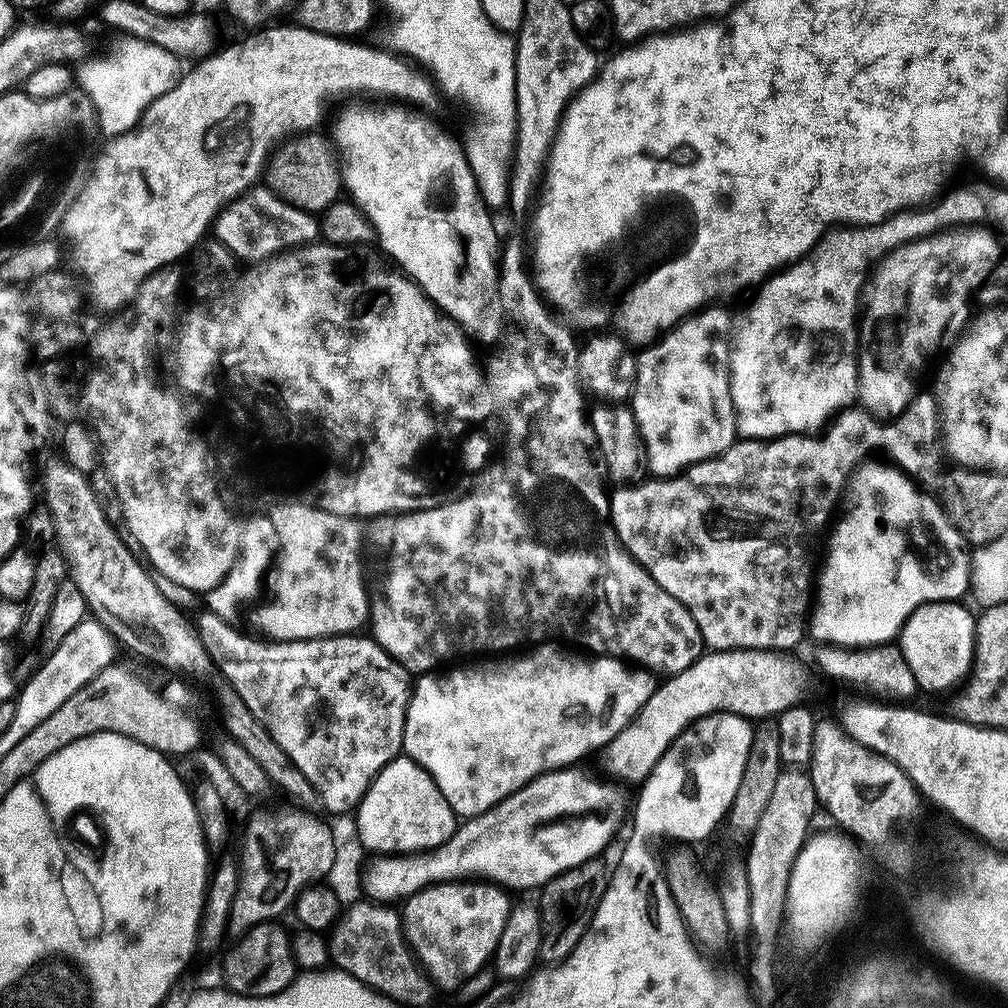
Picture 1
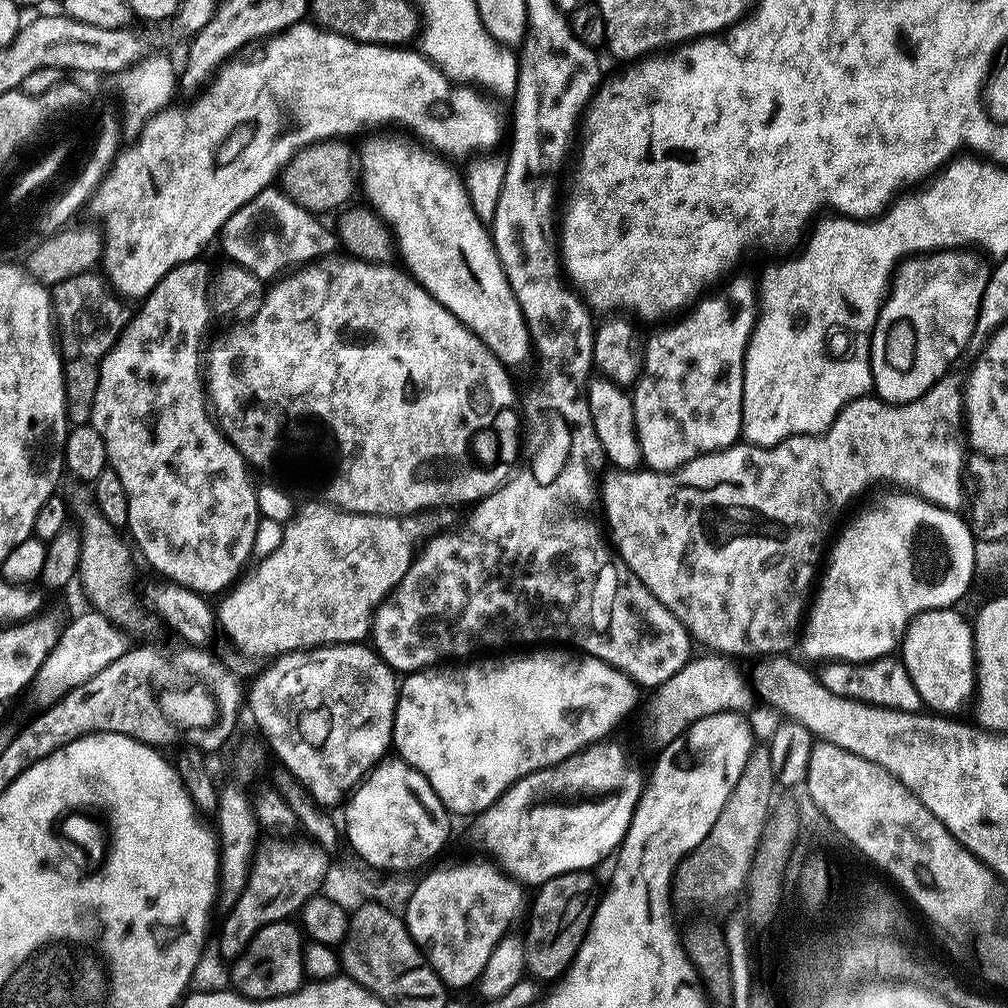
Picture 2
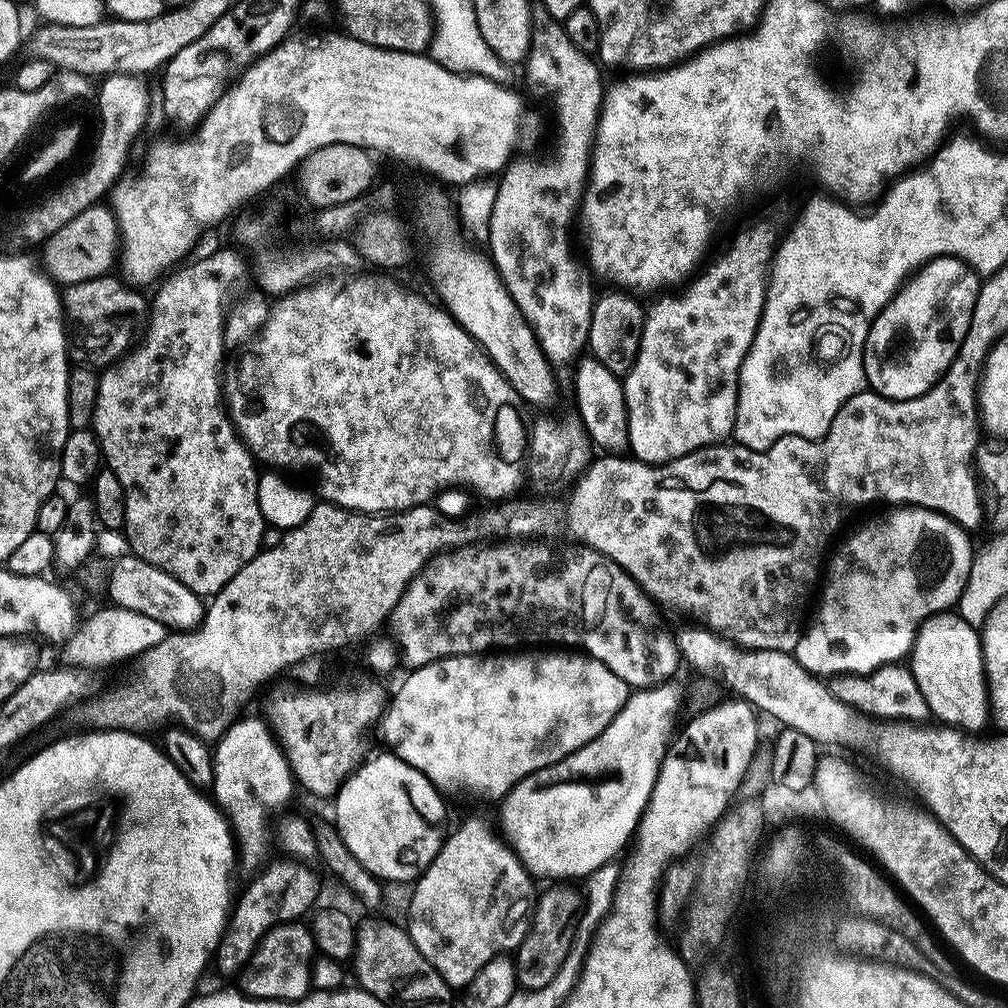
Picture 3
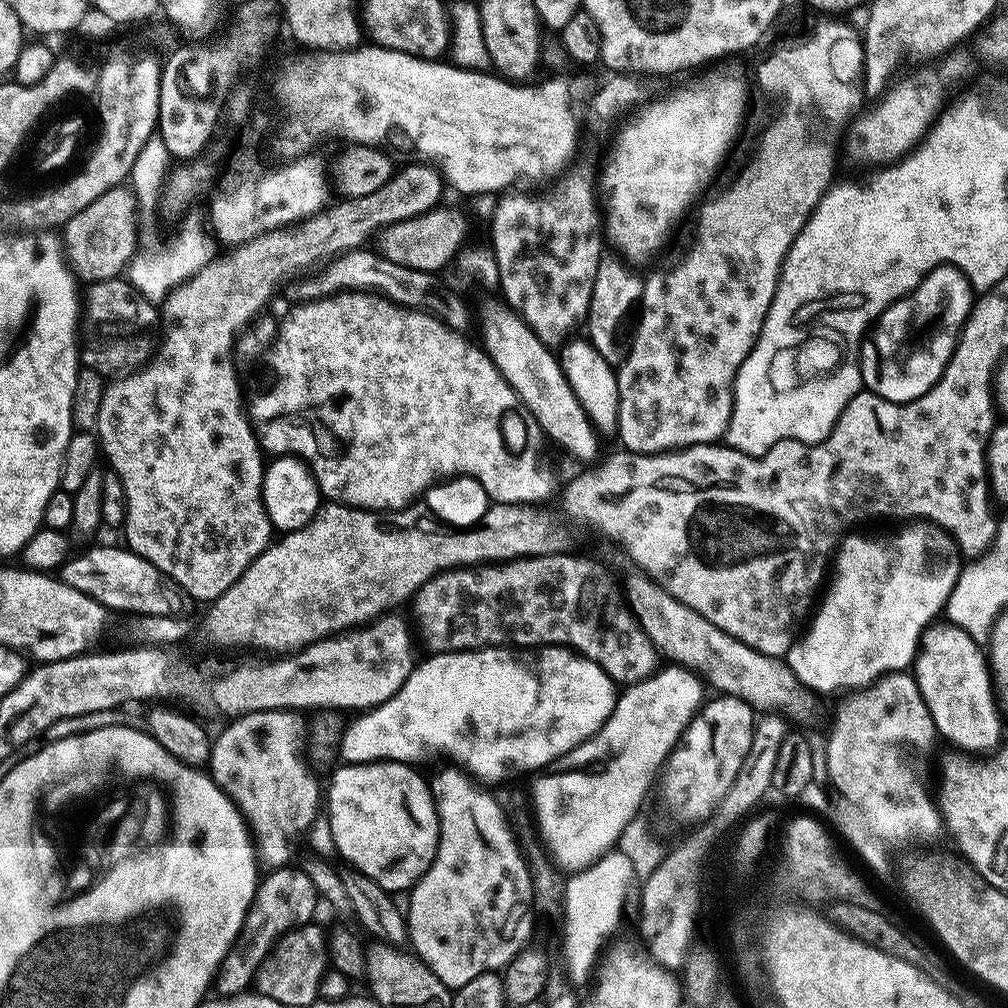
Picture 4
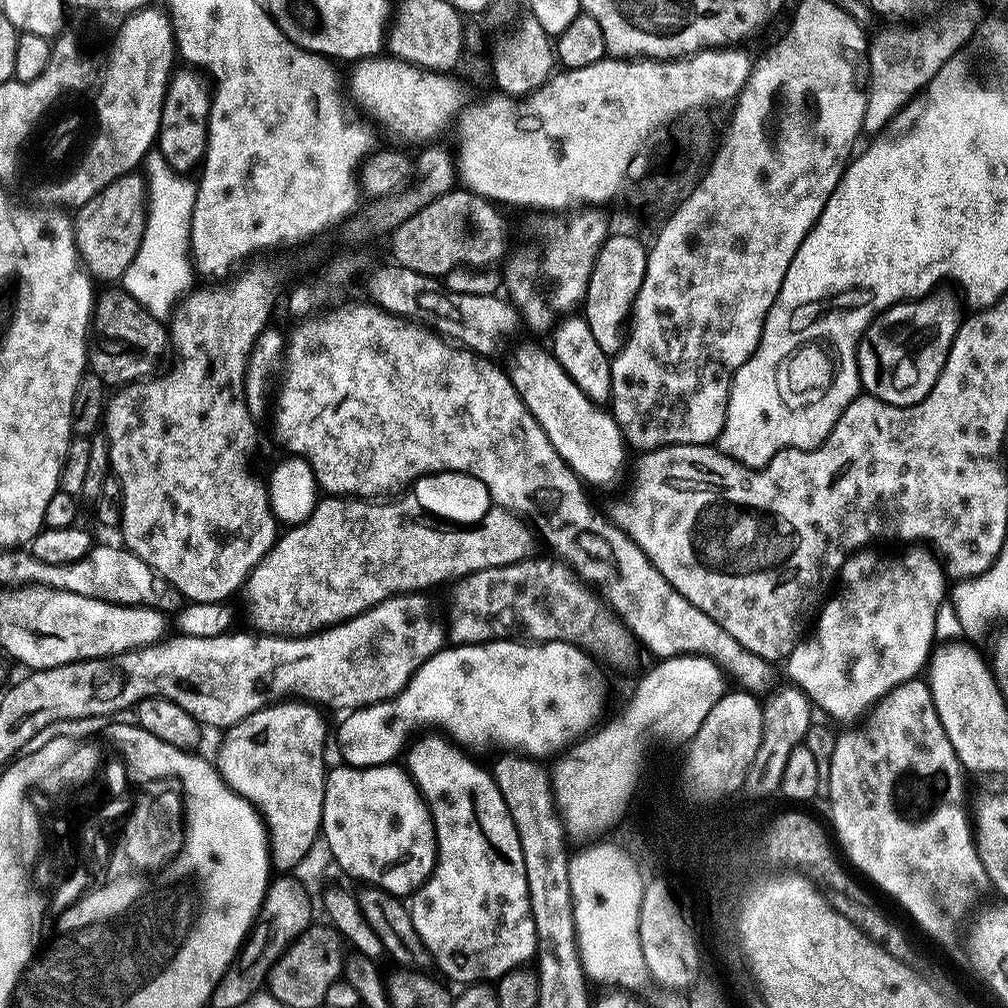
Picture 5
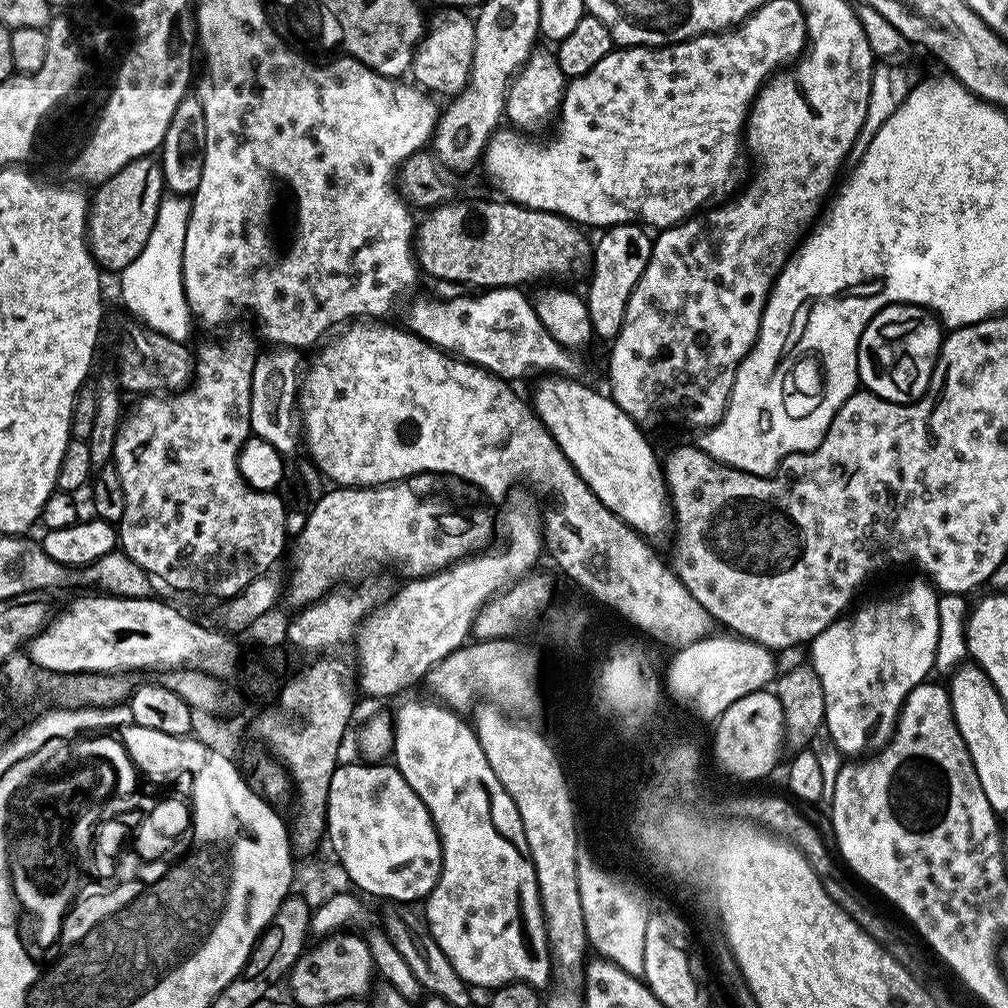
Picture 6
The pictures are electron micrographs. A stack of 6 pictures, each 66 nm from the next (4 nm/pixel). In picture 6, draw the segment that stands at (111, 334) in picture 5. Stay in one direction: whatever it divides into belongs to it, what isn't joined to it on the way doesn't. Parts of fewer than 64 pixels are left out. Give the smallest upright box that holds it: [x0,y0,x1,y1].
[114,322,194,394]

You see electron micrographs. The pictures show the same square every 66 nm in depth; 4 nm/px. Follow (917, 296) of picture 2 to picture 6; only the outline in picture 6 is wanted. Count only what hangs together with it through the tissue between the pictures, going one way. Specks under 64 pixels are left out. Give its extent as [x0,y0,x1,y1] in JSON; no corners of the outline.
[856,304,942,404]

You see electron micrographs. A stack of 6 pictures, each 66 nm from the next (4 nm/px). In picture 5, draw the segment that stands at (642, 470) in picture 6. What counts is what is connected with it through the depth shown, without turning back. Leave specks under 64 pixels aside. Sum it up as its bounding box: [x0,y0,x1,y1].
[510,348,626,485]

